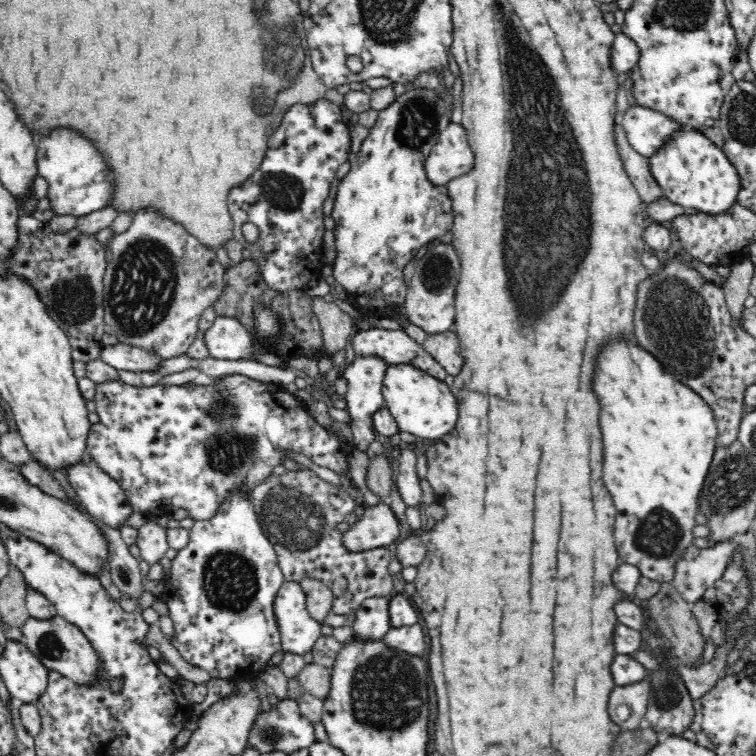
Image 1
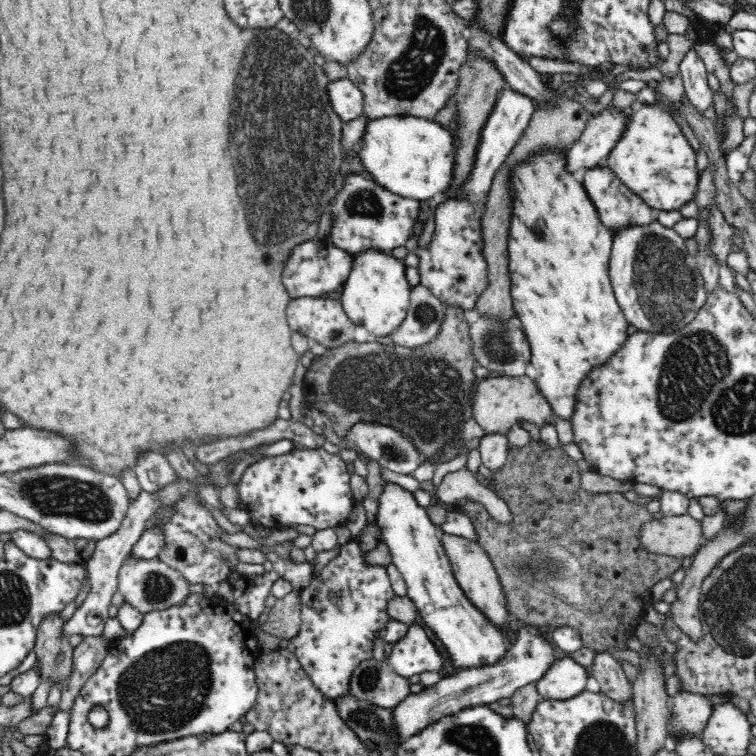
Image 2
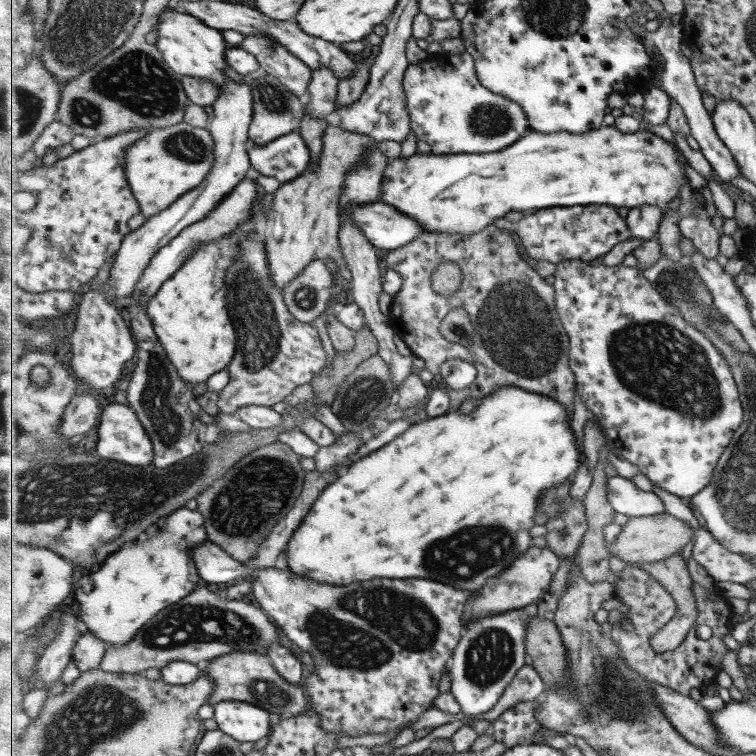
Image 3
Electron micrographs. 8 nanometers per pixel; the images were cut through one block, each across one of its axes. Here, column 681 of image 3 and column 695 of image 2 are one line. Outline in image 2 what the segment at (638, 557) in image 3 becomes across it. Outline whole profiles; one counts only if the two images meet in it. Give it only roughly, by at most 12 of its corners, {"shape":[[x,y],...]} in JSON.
{"shape":[[688,513],[646,522],[650,552],[692,556],[705,541]]}

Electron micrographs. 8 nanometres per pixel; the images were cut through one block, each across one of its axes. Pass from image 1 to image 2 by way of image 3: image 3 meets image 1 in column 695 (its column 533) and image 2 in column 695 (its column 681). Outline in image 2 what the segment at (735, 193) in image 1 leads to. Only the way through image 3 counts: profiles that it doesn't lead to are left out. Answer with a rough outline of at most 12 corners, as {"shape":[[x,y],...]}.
{"shape":[[658,104],[630,109],[606,166],[651,209],[695,201],[697,154]]}

